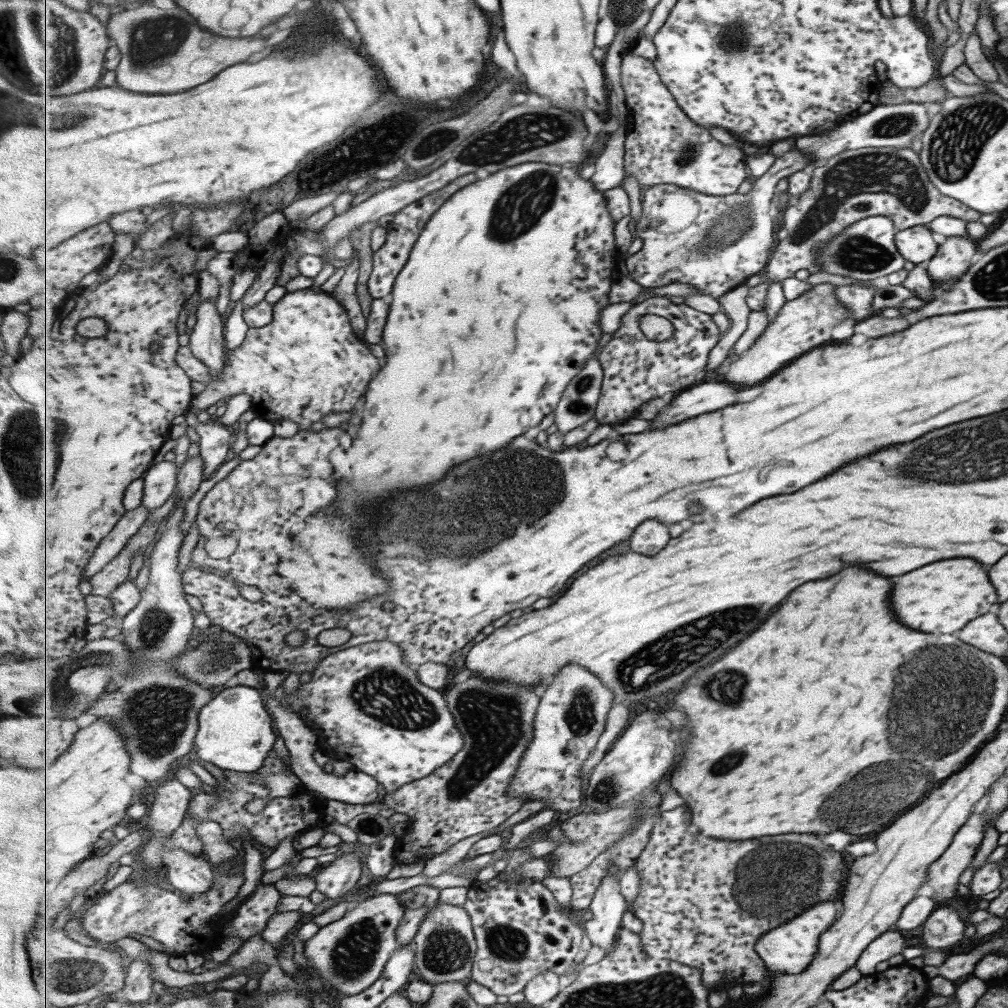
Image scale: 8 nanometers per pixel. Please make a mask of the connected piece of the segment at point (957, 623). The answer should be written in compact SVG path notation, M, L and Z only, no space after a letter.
M949 558L943 562L931 562L931 566L921 566L919 570L911 570L909 574L901 574L891 580L891 606L897 620L907 628L919 632L955 632L965 622L985 614L997 602L997 594L987 580L985 570L971 558Z

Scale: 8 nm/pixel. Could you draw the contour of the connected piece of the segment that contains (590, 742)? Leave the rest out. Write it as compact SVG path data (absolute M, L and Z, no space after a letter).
M567 666L559 678L541 694L534 720L534 740L522 758L510 784L513 797L527 797L530 802L543 801L557 813L577 810L583 804L581 770L606 728L613 706L613 692L591 672L581 666Z

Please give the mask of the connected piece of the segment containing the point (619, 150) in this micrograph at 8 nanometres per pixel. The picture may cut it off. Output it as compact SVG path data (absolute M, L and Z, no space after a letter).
M616 127L614 136L607 139L607 144L595 160L596 171L590 178L597 190L605 192L621 187L626 178L626 127Z

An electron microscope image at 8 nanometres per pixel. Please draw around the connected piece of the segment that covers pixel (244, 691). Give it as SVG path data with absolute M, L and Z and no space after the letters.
M233 682L202 708L196 737L196 754L200 762L211 762L223 771L242 773L254 773L266 764L277 736L273 732L273 720L265 710L263 697L259 688Z

